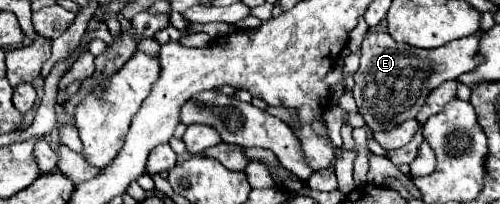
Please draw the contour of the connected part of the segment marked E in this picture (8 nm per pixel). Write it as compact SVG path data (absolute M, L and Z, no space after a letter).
M478 30L472 36L466 38L458 38L452 40L450 44L444 44L440 48L434 50L422 50L422 48L414 48L408 44L398 44L392 40L390 34L384 32L370 32L364 42L362 42L362 56L360 56L360 68L354 74L354 100L358 104L358 112L364 116L366 124L376 132L382 128L394 128L394 124L402 124L404 120L416 118L416 114L420 112L422 104L426 102L426 96L438 88L442 82L446 80L456 80L458 76L474 70L478 64L482 64L482 56L478 56L480 52L480 38L482 38L482 30Z

